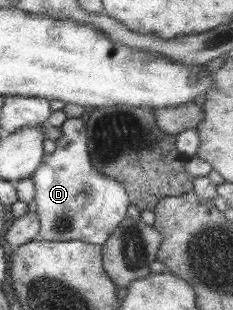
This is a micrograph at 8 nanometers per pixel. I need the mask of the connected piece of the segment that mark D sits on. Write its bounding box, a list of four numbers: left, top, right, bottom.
[30,118,130,246]

